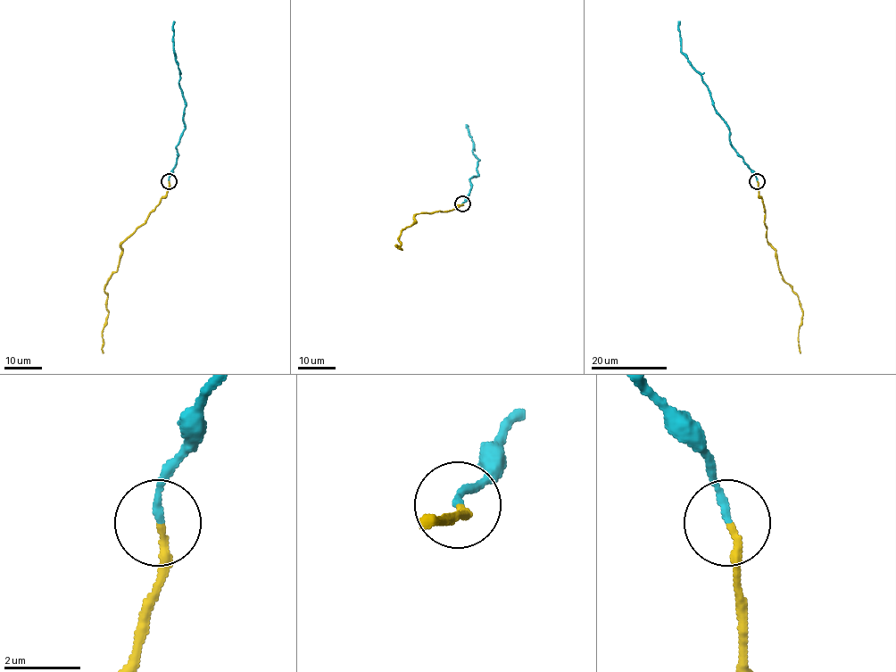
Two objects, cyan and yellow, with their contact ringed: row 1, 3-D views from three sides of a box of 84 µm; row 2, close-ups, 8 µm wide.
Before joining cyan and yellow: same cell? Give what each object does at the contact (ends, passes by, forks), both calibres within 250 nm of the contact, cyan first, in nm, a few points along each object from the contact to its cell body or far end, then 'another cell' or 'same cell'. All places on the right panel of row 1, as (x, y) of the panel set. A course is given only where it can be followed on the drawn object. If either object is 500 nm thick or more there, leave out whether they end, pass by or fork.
cyan ends | yellow ends | 180/180 nm | cyan via (757, 181), (756, 175), (731, 145), (727, 124), (716, 112), (702, 76), (681, 51), (680, 20) | yellow via (757, 181), (766, 214), (767, 242), (775, 251), (778, 269), (798, 296), (802, 311), (799, 328), (800, 353) | same cell

